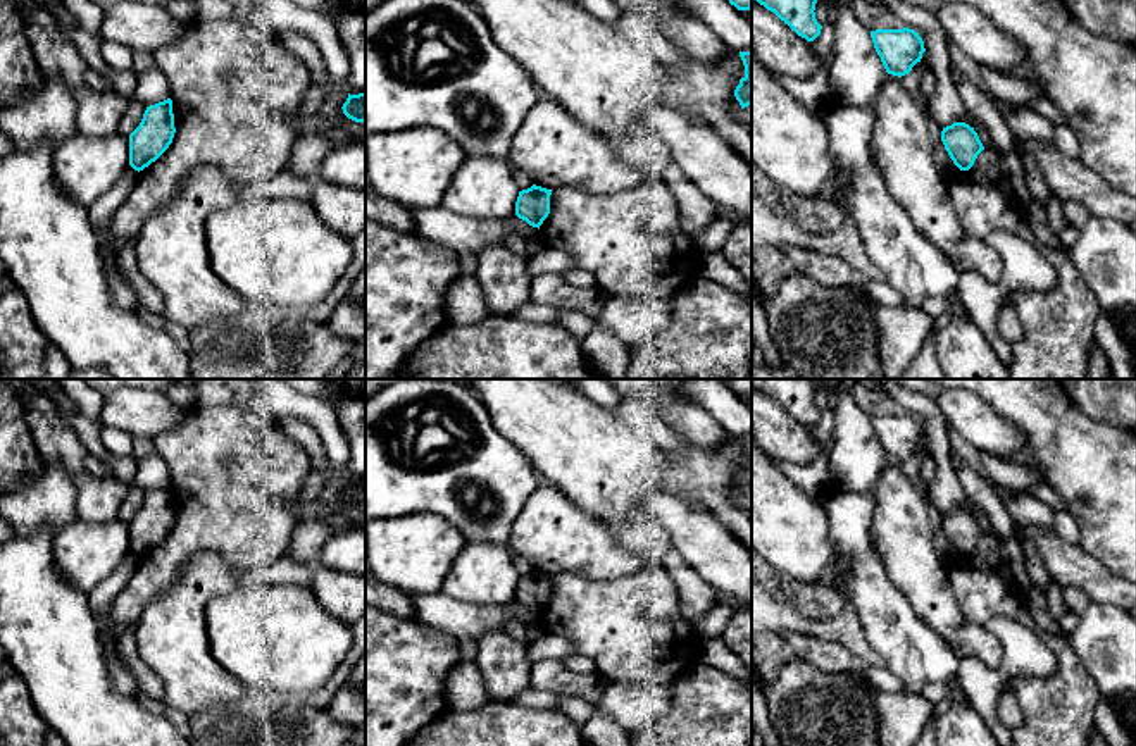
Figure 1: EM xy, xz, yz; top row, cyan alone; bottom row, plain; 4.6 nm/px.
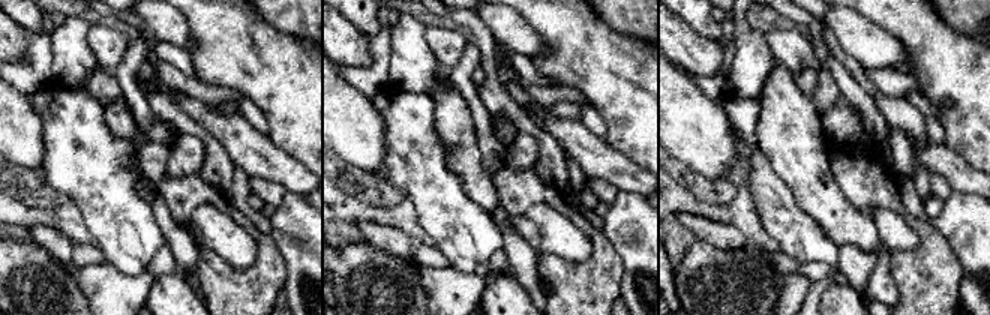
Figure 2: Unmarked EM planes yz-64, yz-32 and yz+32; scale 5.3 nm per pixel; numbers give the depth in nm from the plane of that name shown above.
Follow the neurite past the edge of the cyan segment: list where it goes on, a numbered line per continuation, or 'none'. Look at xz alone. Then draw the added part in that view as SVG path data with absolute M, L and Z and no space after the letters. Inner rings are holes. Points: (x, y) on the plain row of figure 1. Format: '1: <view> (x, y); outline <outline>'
none

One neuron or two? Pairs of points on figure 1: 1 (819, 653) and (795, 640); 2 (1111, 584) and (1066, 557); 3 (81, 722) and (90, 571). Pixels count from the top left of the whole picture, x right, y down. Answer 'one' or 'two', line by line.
1: one
2: one
3: two

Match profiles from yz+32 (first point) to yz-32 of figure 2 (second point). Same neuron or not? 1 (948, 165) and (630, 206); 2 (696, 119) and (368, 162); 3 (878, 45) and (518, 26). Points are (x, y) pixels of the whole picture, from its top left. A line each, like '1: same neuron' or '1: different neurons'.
1: different neurons
2: same neuron
3: same neuron

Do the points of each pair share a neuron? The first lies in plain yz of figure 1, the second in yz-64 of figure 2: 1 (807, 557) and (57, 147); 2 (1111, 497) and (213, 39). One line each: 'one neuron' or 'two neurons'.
1: two neurons
2: one neuron

